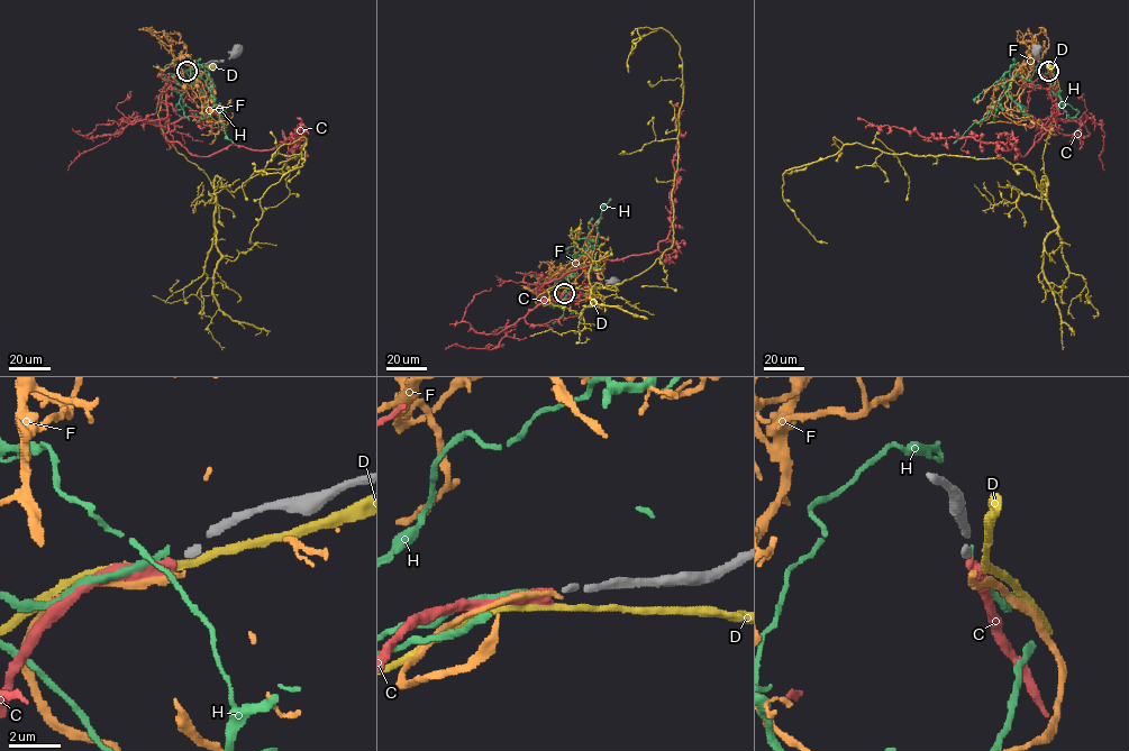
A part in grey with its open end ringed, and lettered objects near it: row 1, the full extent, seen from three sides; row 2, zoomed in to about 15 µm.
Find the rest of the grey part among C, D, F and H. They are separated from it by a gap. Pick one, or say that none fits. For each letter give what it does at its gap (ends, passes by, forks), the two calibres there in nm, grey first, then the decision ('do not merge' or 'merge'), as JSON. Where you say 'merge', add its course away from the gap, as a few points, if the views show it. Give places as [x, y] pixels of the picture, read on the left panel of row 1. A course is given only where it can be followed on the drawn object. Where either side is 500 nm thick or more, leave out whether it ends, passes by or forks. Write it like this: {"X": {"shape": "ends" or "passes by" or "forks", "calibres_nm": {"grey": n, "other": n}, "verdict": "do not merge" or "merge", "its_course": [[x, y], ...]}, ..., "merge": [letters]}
{"C": {"shape": "ends", "calibres_nm": {"grey": 240, "other": 420}, "verdict": "merge", "its_course": [[185, 71], [166, 92], [165, 138], [192, 154], [207, 156], [231, 144], [274, 149], [299, 138], [301, 118]]}, "D": {"shape": "passes by", "calibres_nm": {"grey": 240, "other": 280}, "verdict": "do not merge"}, "F": {"shape": "ends", "calibres_nm": {"grey": 240, "other": 220}, "verdict": "do not merge"}, "H": {"shape": "ends", "calibres_nm": {"grey": 240, "other": 220}, "verdict": "do not merge"}, "merge": ["C"]}

